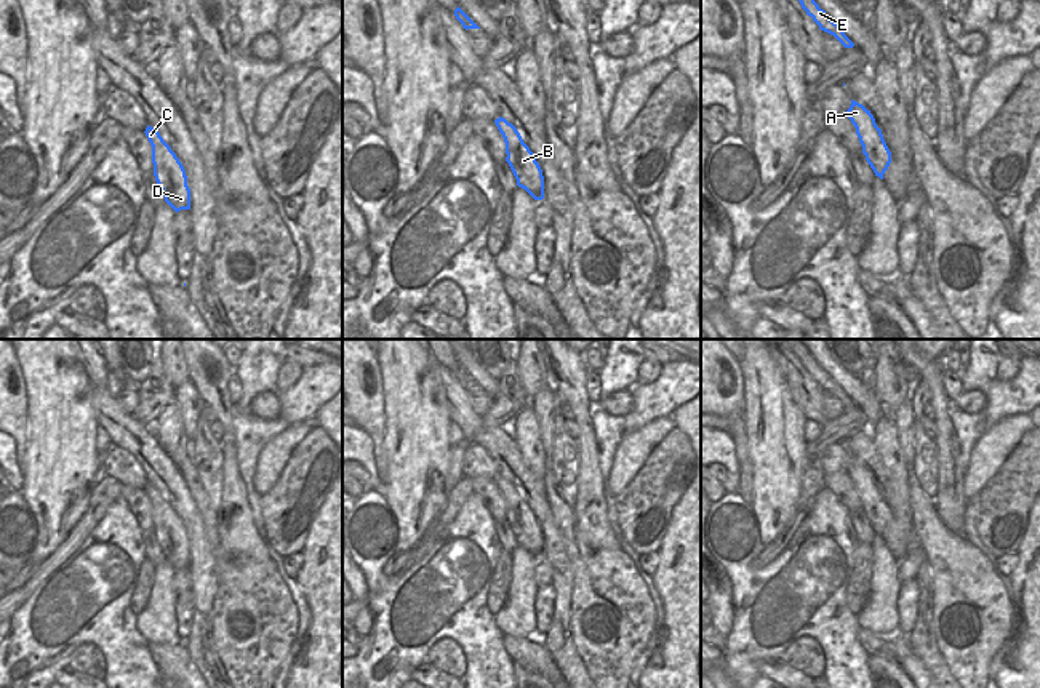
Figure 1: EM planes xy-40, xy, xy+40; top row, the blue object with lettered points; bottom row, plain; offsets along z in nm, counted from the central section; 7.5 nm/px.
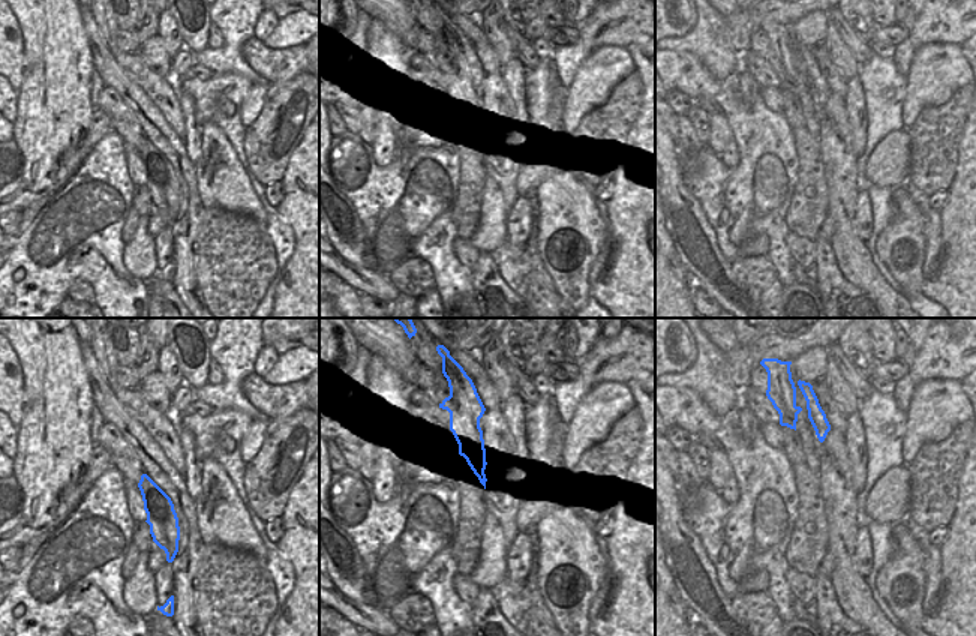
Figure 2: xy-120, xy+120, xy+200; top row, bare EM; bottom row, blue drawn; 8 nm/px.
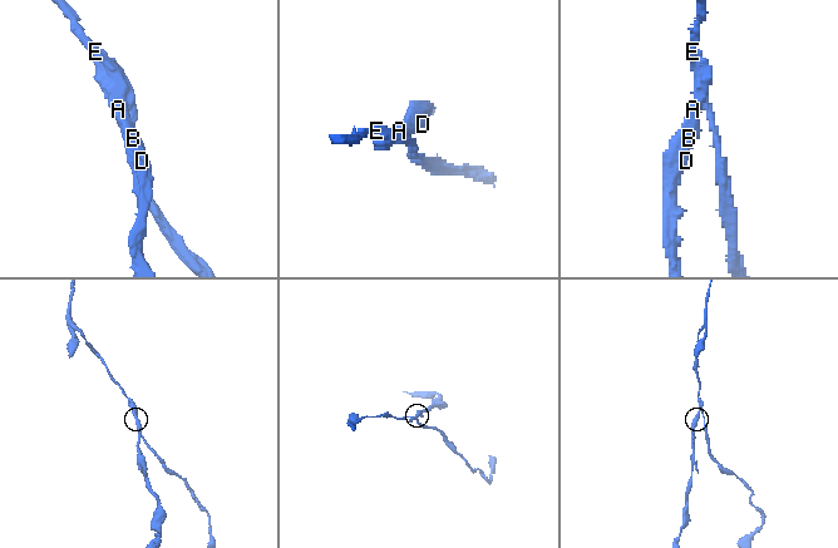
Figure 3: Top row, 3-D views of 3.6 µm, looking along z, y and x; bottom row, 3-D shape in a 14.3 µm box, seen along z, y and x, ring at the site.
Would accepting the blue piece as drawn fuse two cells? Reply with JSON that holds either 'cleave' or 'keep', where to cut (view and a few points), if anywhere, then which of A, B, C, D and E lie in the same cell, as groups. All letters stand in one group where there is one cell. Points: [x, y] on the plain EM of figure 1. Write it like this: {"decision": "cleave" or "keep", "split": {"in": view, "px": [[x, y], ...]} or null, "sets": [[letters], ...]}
{"decision": "cleave", "split": {"in": "xy+40", "px": [[884, 500], [879, 500], [866, 514]]}, "sets": [["A", "C", "E"], ["B", "D"]]}

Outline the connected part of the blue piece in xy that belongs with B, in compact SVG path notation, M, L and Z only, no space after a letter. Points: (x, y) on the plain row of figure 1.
M518 501L515 509L506 515L517 544L525 547L534 558L544 557L544 534L533 510L525 501Z

